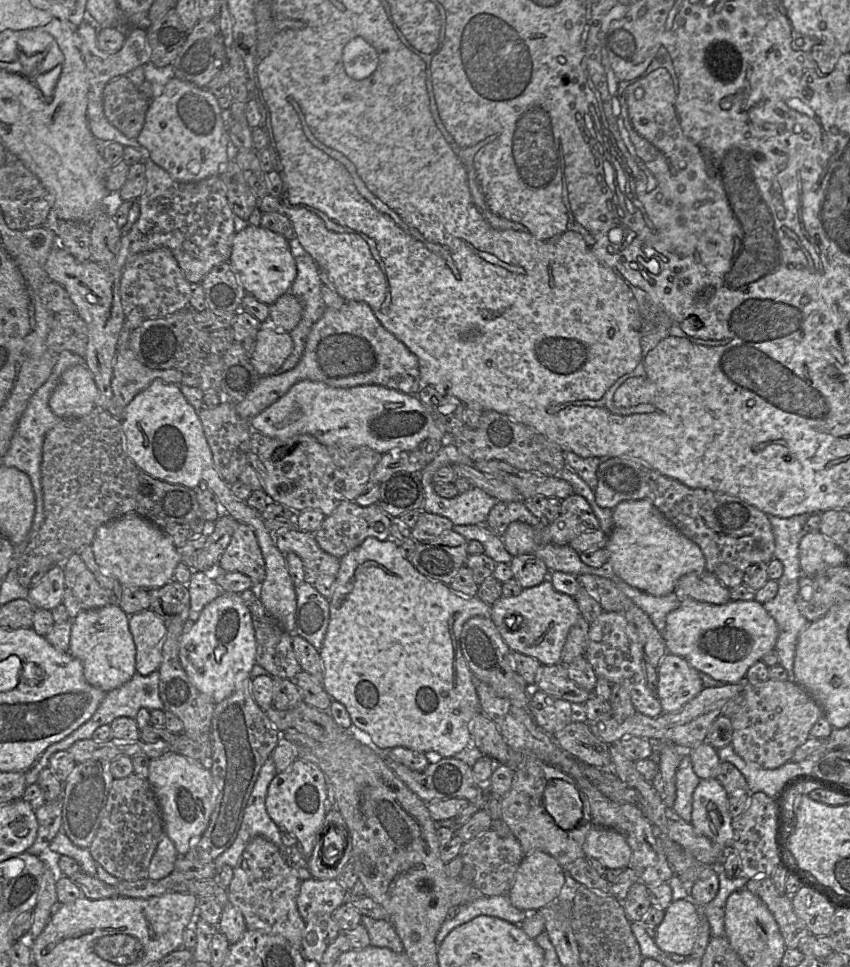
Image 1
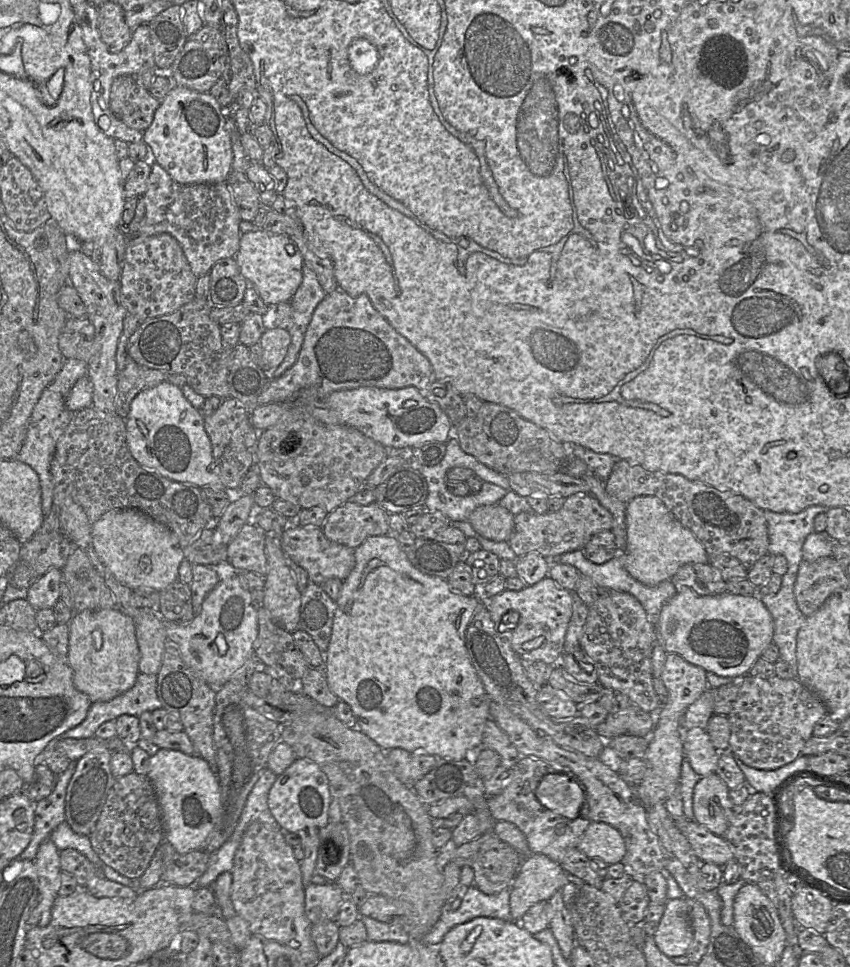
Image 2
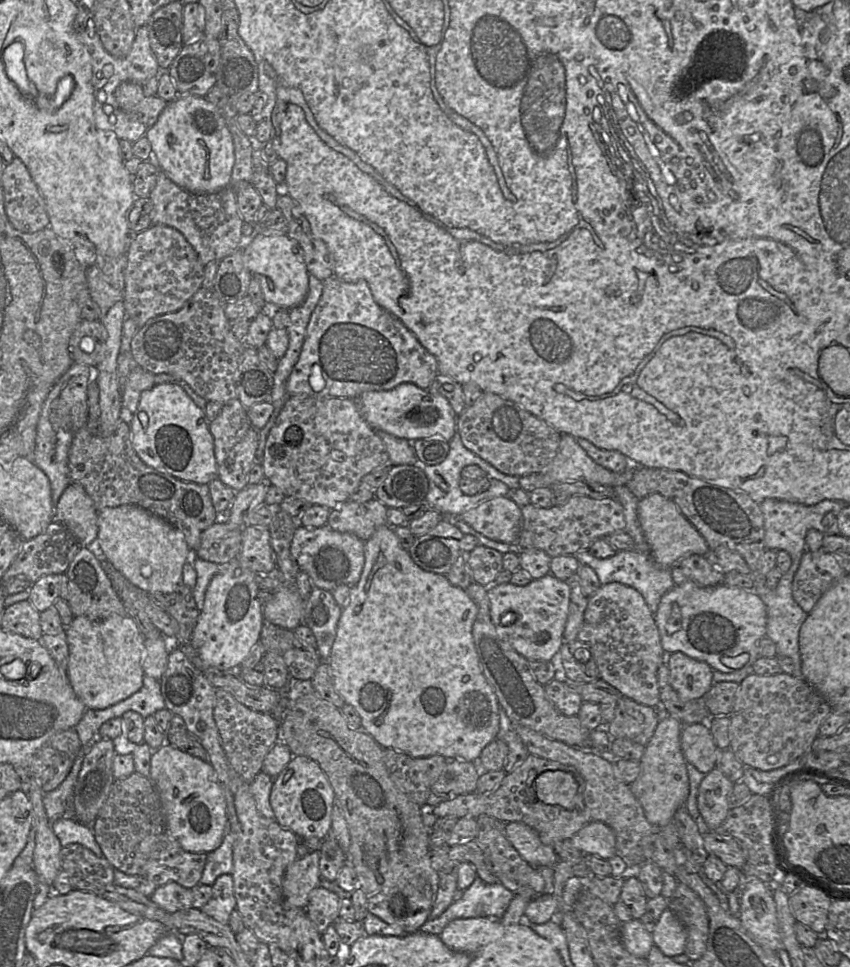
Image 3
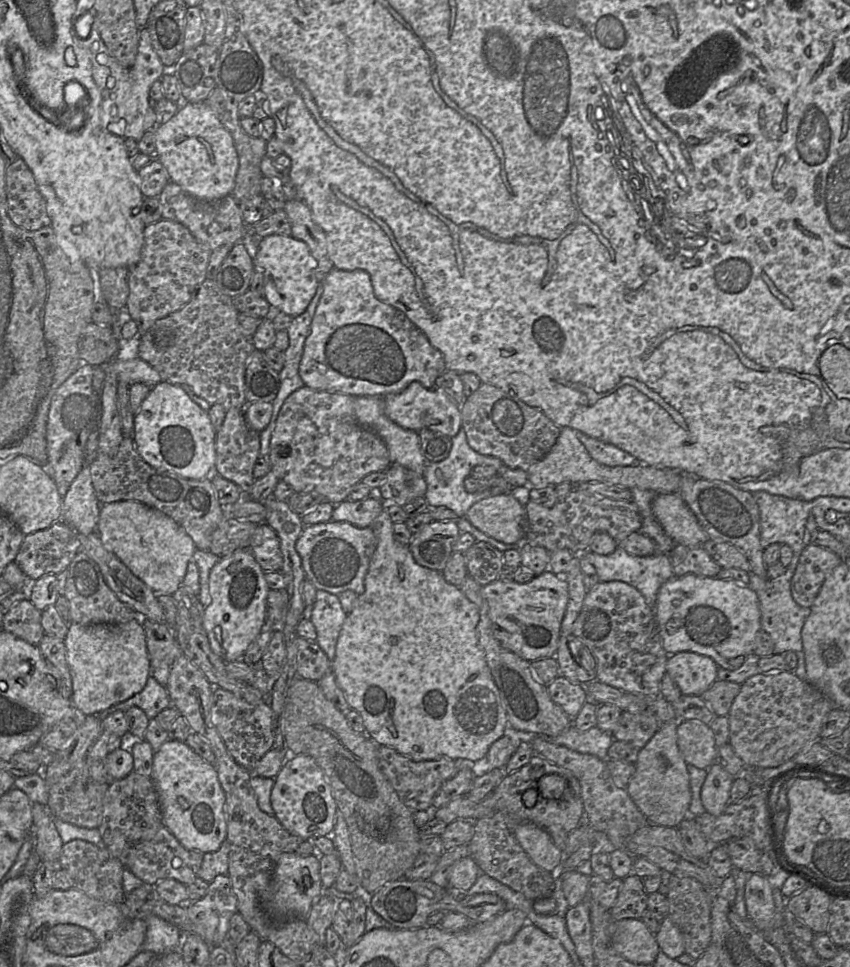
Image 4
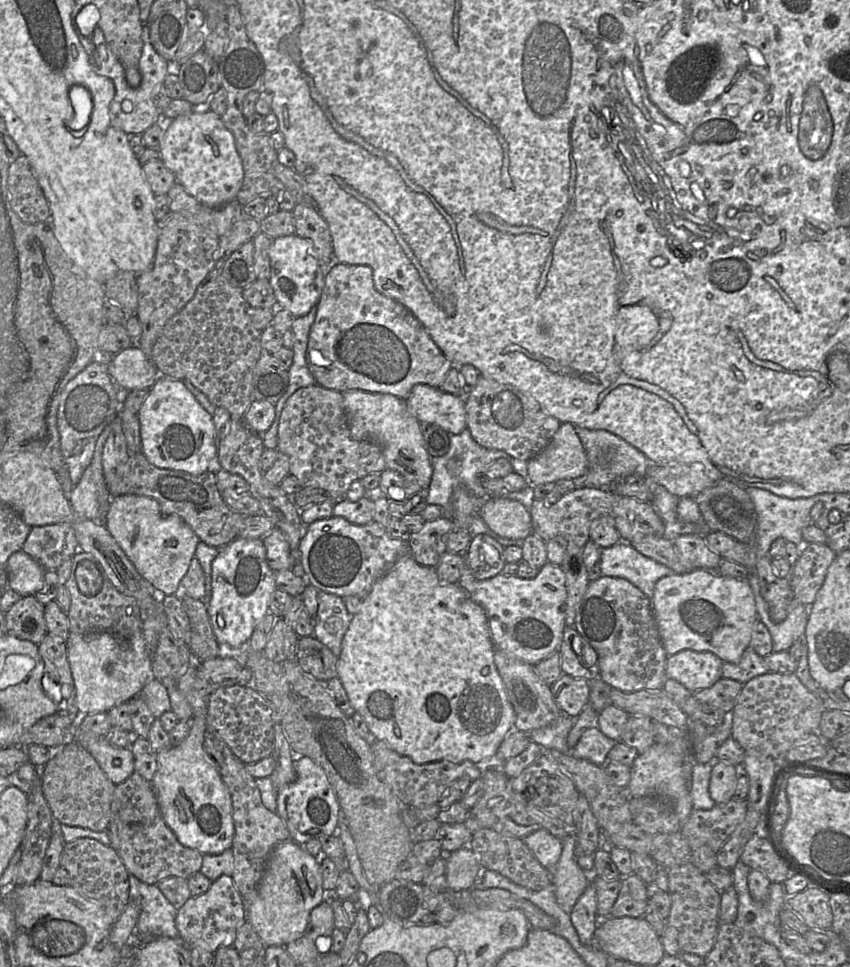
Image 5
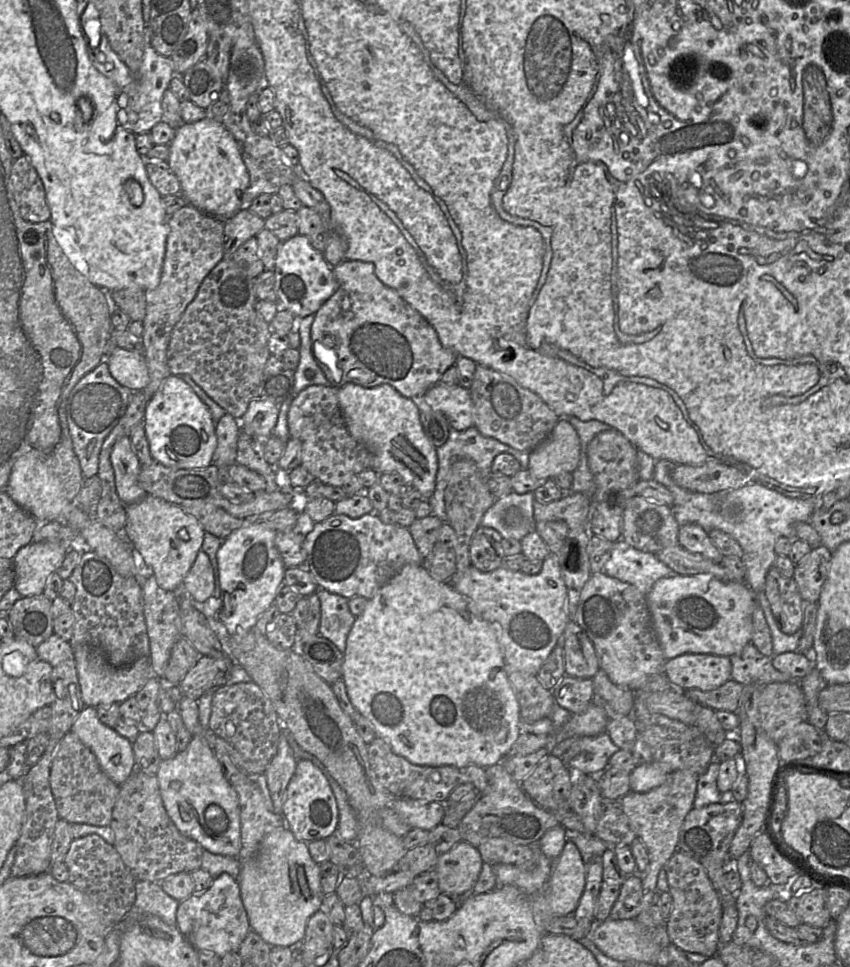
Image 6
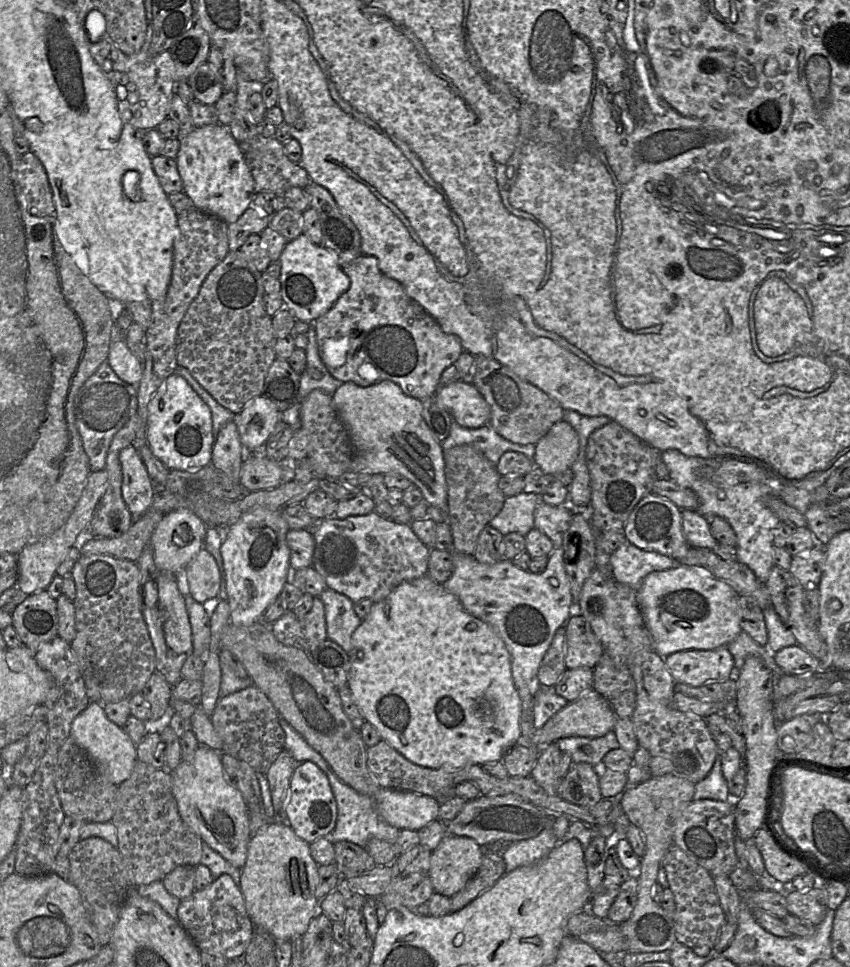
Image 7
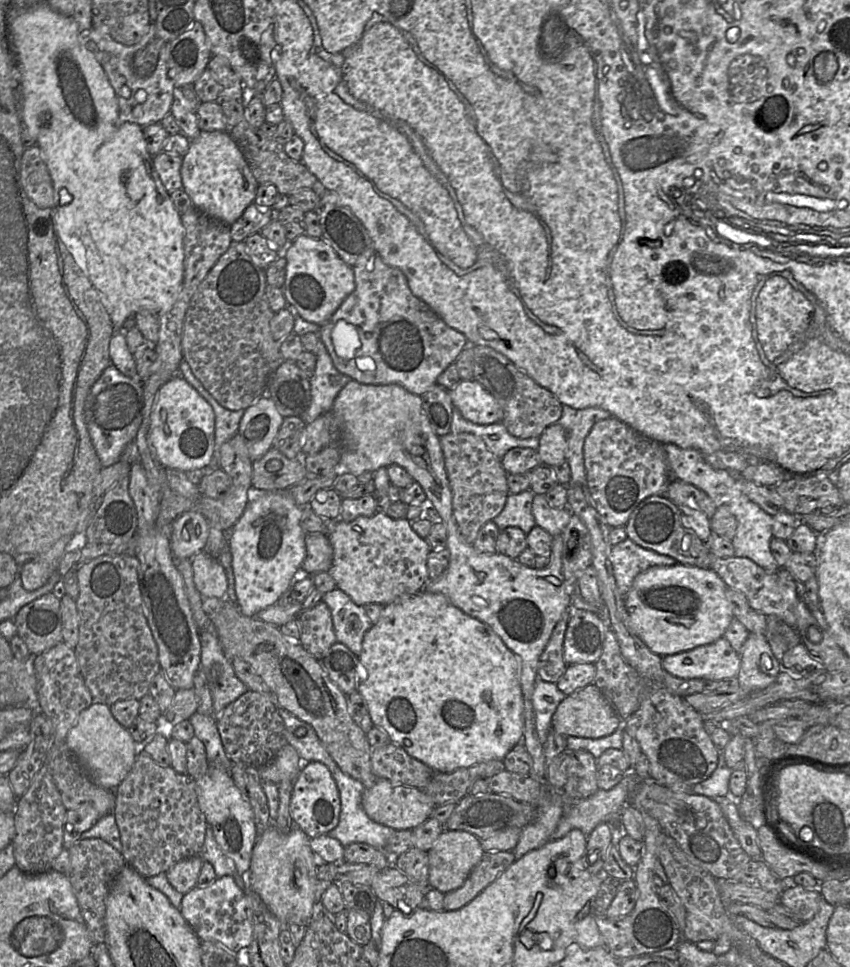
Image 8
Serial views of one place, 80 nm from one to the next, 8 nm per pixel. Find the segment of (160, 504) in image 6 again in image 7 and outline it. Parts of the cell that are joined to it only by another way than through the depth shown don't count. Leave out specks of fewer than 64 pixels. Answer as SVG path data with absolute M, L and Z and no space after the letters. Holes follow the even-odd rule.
M177 509L165 515L157 524L149 541L156 567L174 575L185 571L200 549L204 549L206 530L206 525L191 510Z

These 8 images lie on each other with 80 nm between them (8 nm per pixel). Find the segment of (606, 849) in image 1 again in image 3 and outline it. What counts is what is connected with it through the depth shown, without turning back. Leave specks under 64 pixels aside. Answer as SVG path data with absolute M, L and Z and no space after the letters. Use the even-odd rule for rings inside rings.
M590 821L570 838L583 854L609 860L617 854L616 836L611 827L601 821Z

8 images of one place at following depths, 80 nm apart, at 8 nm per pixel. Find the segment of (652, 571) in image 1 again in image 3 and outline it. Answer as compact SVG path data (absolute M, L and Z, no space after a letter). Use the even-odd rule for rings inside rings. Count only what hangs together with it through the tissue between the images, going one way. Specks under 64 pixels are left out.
M659 493L639 499L637 516L650 548L650 556L661 568L672 568L677 562L693 554L706 556L710 549L703 536L681 513L677 505Z

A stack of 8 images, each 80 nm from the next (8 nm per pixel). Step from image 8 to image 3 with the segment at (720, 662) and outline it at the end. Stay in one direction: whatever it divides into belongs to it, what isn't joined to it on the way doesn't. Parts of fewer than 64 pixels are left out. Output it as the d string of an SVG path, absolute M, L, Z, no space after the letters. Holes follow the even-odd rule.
M682 652L668 654L669 686L682 701L701 699L713 684L713 670L706 662Z

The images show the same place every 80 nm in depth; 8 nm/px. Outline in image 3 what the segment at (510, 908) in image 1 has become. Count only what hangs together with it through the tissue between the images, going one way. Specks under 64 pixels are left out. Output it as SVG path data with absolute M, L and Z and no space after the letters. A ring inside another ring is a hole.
M477 877L462 892L460 899L454 899L439 917L432 920L428 919L419 930L440 935L445 926L454 919L477 917L501 919L514 895L500 882L488 884Z

